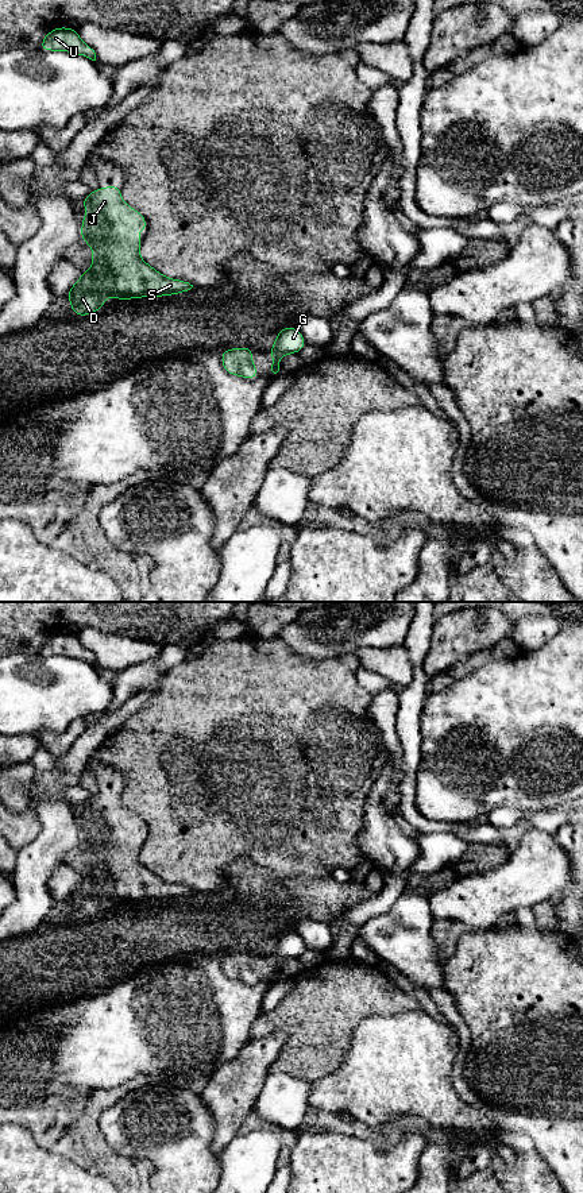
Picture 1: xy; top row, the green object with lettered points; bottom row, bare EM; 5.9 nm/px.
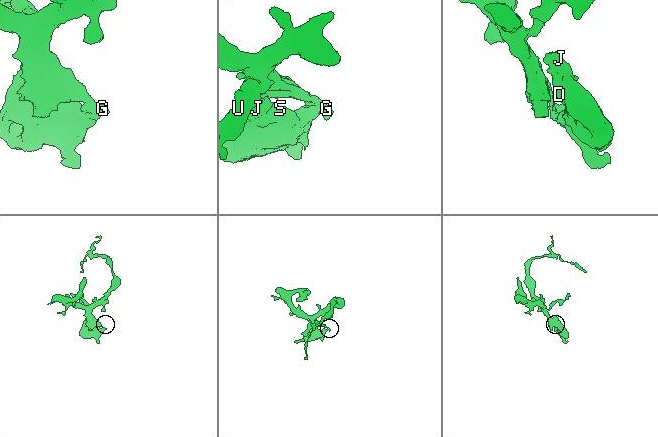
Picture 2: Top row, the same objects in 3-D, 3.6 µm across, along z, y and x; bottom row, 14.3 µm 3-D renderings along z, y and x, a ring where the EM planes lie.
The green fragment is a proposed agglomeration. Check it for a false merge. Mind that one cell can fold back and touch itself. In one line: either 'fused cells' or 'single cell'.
fused cells

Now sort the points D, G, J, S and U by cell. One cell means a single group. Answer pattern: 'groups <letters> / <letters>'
groups D J S / G U

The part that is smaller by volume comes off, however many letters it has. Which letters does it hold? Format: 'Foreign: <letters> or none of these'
Foreign: D, J, S

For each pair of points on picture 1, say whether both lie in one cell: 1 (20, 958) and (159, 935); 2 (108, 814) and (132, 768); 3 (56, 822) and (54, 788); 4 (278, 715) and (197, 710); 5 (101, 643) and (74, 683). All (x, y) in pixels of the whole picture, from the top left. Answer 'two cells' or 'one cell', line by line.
1: one cell
2: two cells
3: one cell
4: one cell
5: two cells

